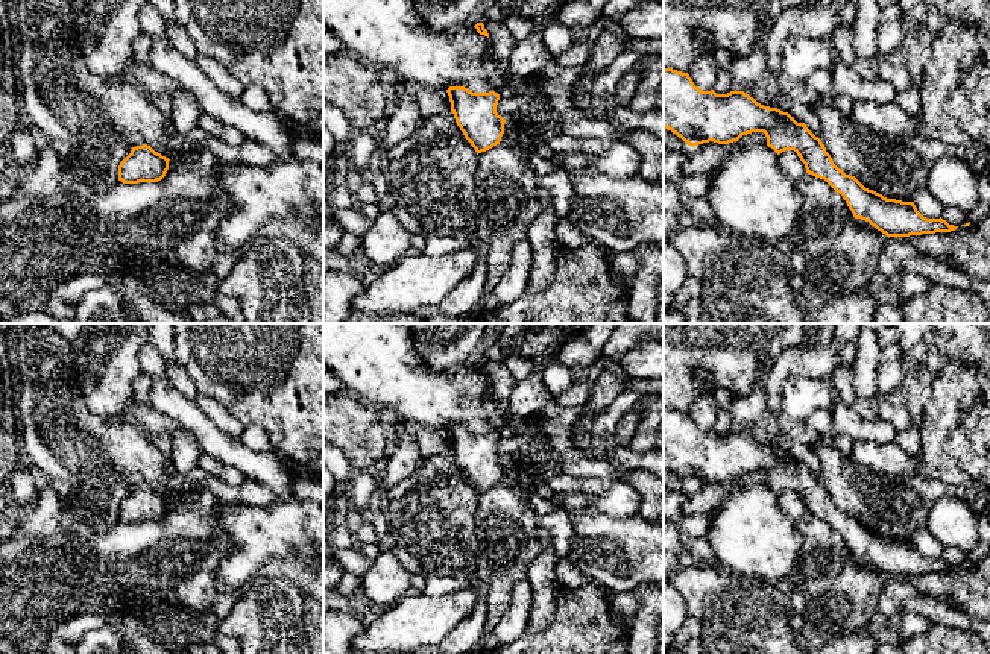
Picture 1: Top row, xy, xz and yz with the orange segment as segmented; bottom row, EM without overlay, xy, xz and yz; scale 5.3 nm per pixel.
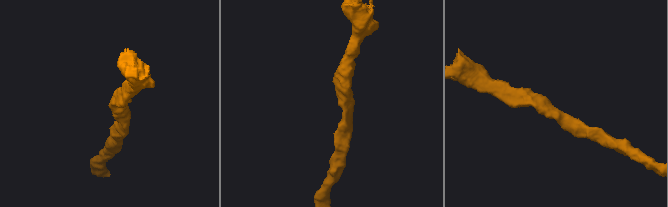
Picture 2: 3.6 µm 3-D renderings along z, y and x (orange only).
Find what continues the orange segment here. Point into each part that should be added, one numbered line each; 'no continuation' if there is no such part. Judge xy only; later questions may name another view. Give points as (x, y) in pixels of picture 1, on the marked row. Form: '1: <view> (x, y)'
no continuation

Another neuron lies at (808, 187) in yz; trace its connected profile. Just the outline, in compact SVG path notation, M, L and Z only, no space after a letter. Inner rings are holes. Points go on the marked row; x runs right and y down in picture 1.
M805 175L800 181L796 182L796 190L802 197L817 197L818 196L818 182L817 179Z

